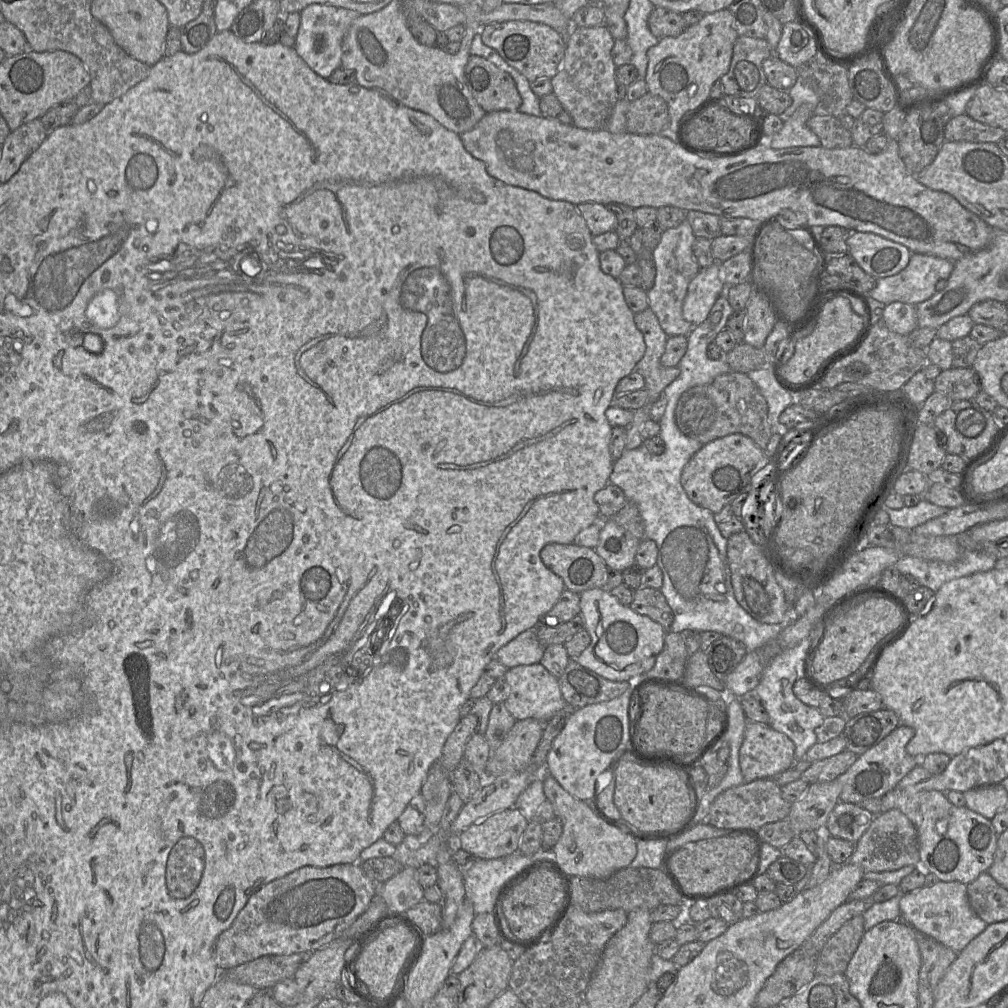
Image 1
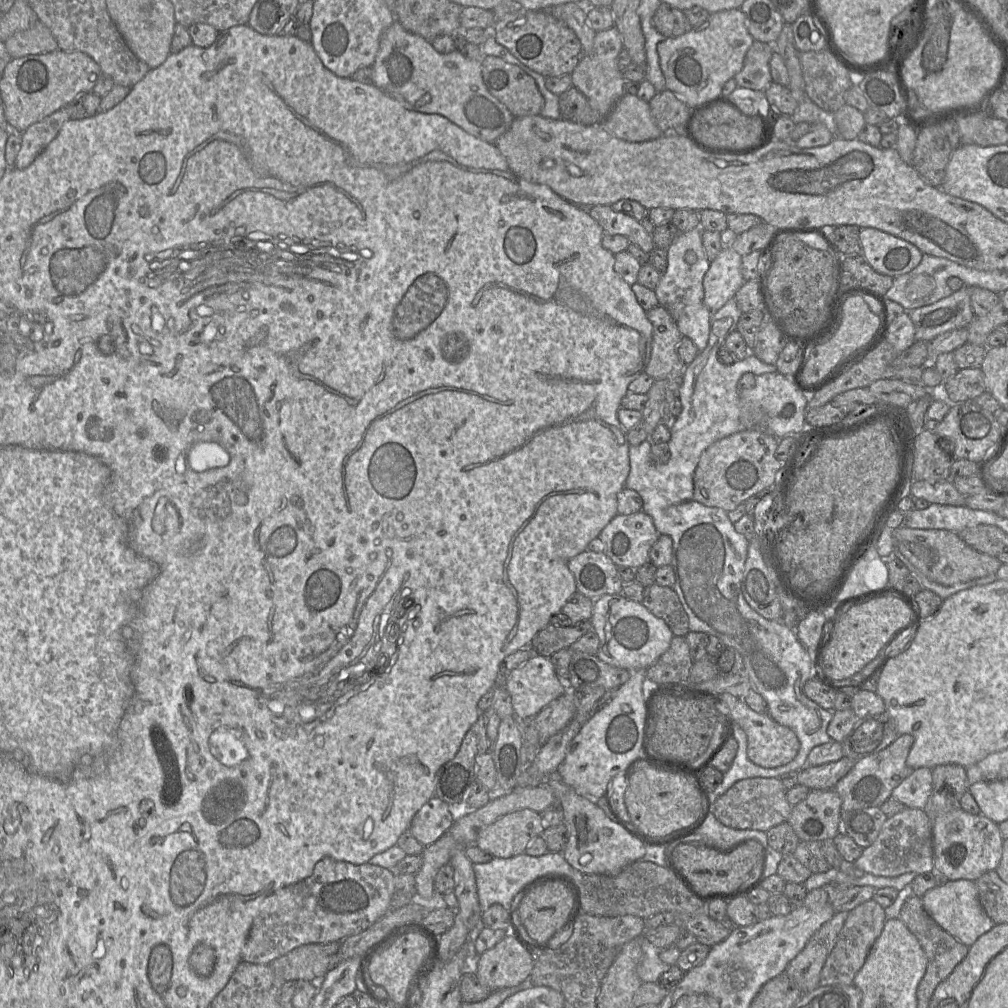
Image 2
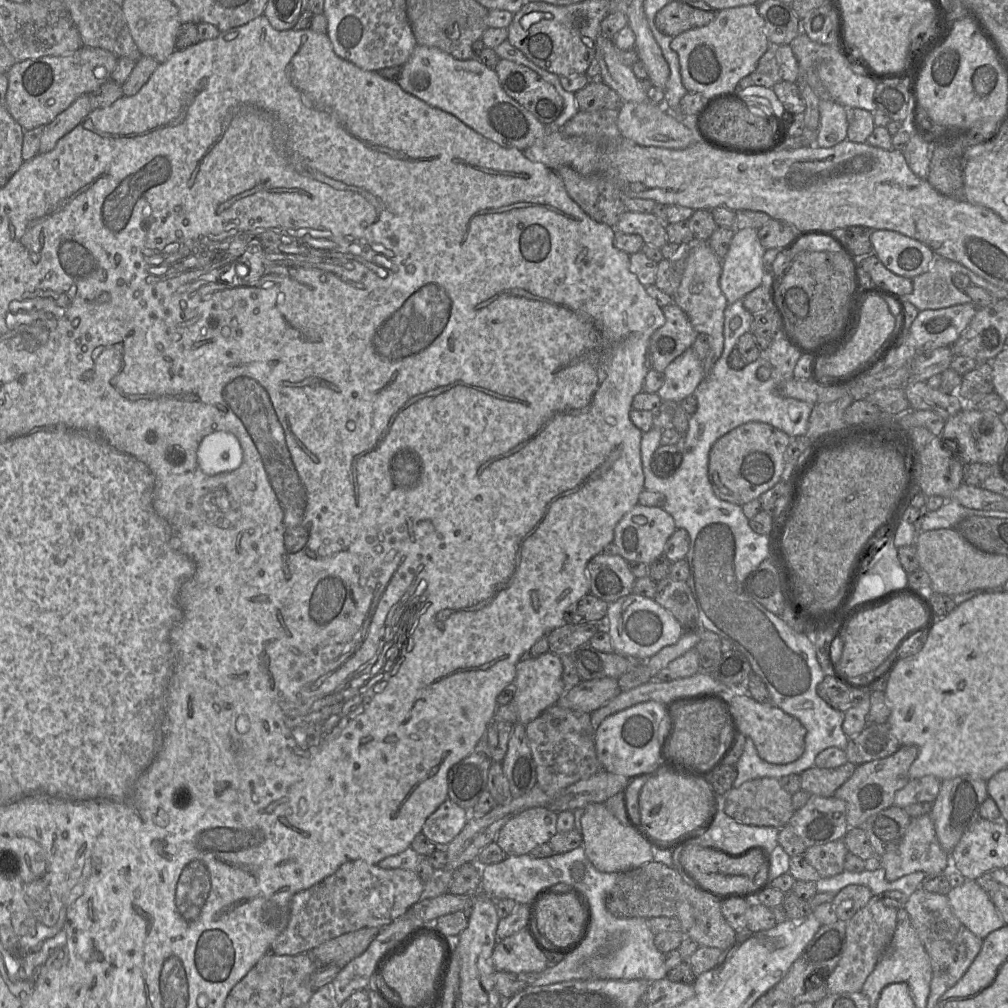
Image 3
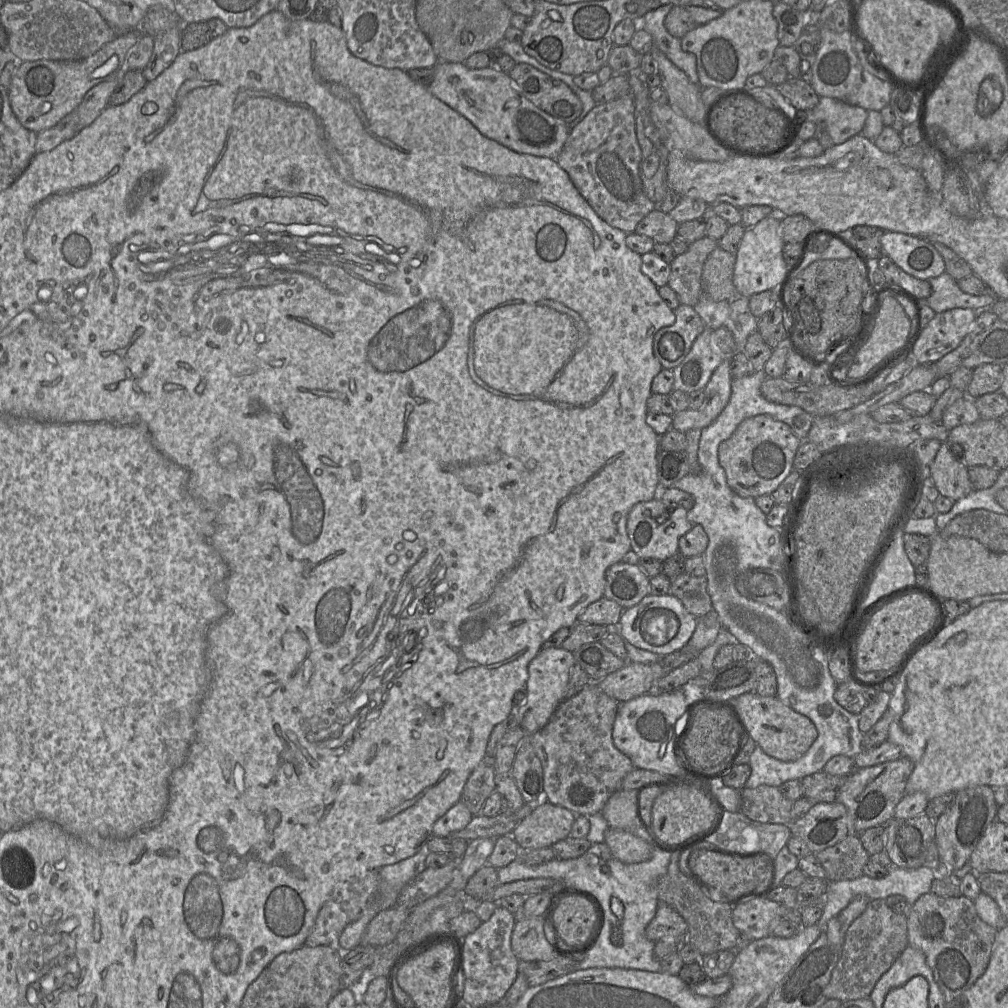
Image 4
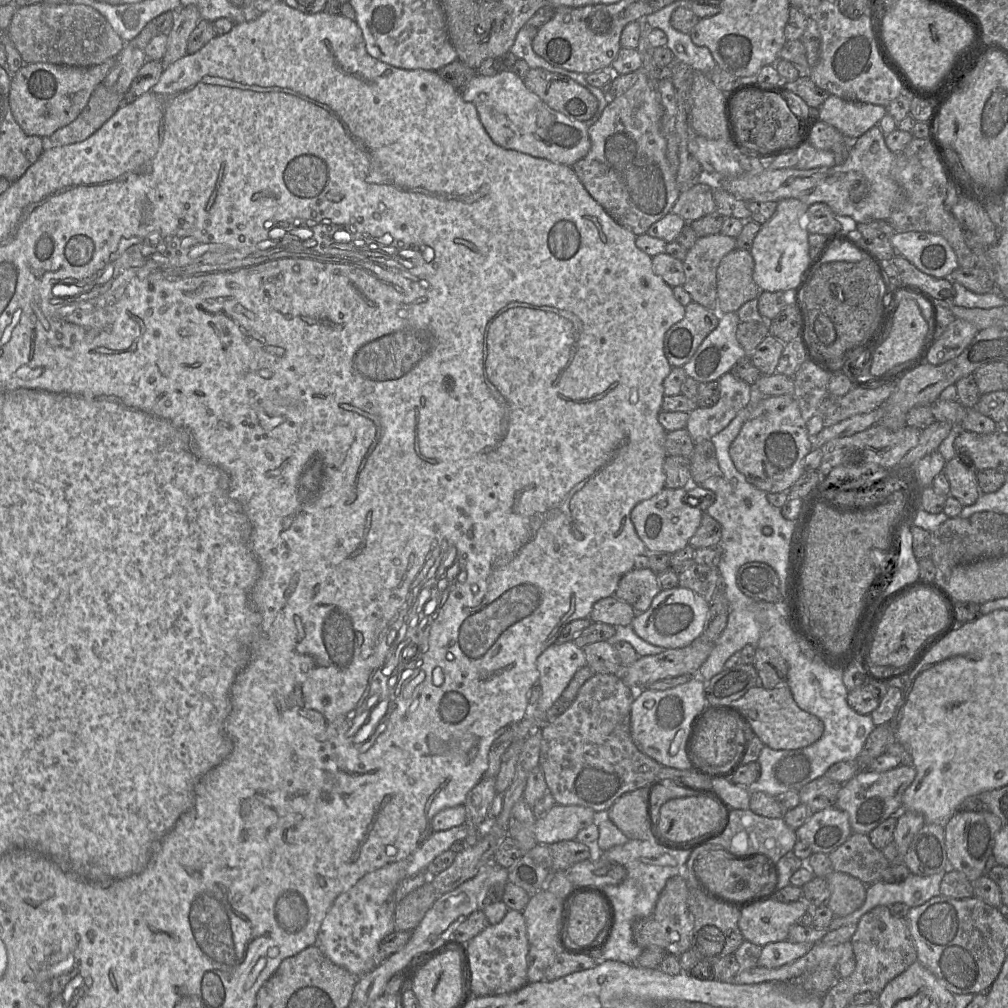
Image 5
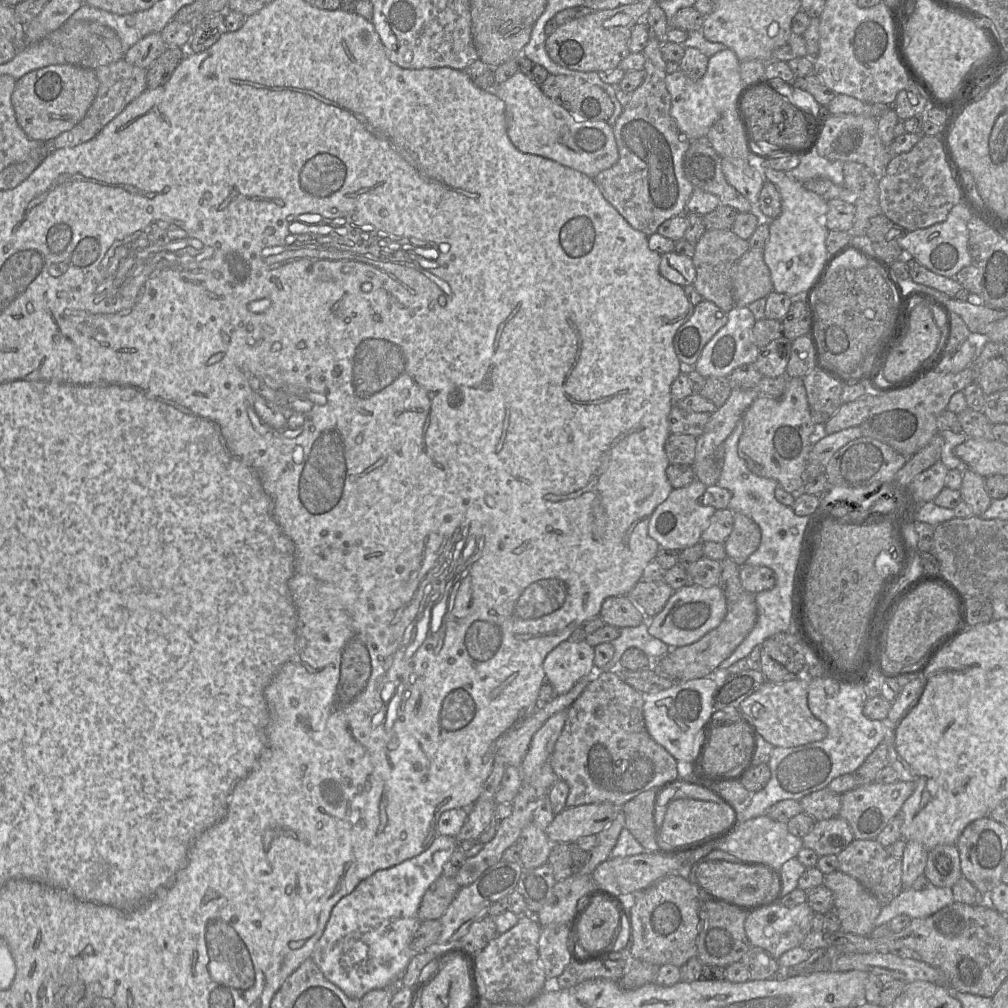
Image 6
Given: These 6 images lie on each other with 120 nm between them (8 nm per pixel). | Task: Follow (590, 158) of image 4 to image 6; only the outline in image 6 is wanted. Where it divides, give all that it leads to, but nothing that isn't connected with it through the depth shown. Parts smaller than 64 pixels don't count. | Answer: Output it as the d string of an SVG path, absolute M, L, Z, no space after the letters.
M649 37L642 52L645 63L643 83L631 93L630 100L612 124L618 148L618 161L610 168L593 177L604 198L636 230L650 236L666 220L685 212L686 203L694 191L694 186L684 173L684 154L690 146L690 140L684 137L670 115L671 98L665 85L666 61L660 51L660 42Z

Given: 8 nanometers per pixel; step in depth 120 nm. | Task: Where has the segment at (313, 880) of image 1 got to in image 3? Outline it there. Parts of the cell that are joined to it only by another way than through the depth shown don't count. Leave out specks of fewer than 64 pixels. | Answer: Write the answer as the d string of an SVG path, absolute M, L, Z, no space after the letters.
M362 860L348 861L321 882L293 896L289 922L268 953L298 955L349 932L387 926L418 902L423 891L424 882L414 871L383 869Z

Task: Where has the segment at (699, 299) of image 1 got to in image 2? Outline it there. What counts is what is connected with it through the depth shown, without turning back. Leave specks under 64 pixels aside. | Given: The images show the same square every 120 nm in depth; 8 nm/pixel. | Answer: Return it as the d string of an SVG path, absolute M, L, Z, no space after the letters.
M729 245L710 262L703 279L704 304L716 312L726 302L734 298L736 292L746 282L741 273L742 256Z

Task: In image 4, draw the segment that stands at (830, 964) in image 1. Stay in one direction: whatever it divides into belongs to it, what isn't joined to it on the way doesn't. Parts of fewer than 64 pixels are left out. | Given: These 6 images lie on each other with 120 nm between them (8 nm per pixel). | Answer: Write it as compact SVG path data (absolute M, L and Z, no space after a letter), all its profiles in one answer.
M885 899L871 900L845 931L839 960L825 988L825 998L842 1002L869 998L877 981L908 945L906 915L892 911Z

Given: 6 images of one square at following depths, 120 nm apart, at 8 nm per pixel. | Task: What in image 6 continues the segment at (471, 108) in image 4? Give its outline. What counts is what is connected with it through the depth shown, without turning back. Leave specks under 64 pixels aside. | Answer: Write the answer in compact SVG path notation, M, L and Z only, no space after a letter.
M518 71L503 83L486 89L505 102L507 134L513 145L524 153L551 159L593 178L612 167L619 158L609 121L582 120L548 98L540 86Z

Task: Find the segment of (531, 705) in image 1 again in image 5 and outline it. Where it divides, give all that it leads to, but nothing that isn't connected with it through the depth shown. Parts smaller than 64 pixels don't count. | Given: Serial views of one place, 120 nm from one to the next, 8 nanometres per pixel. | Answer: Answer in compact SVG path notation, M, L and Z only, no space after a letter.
M573 641L554 643L546 648L536 661L538 685L542 692L533 706L533 713L545 714L561 696L574 674L586 664L583 649Z

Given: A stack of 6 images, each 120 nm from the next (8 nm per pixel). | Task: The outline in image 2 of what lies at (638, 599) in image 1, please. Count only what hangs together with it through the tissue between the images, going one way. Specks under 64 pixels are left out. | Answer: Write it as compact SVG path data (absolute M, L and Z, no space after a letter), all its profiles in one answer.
M656 583L645 587L641 602L653 615L665 621L674 636L686 636L689 630L688 616L677 593Z

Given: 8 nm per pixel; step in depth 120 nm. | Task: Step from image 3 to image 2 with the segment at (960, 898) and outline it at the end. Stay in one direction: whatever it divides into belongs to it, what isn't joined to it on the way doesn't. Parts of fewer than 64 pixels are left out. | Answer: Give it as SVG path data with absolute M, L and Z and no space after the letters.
M950 880L927 891L921 898L925 911L933 920L968 947L995 925L980 904L975 881Z

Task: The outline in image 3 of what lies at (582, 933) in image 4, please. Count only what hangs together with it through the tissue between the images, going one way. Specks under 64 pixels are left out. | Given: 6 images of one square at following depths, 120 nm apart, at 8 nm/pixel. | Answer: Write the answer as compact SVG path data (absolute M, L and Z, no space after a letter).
M571 893L544 895L536 905L538 931L556 946L575 945L584 931L587 917L585 903Z

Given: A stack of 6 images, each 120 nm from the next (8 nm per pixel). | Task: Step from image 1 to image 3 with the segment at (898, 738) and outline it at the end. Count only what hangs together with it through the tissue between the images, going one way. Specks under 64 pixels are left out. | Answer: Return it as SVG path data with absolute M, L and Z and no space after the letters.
M901 746L886 758L857 765L852 776L833 795L846 804L849 828L861 828L869 817L893 805L896 793L910 781L909 769L917 755L916 746Z

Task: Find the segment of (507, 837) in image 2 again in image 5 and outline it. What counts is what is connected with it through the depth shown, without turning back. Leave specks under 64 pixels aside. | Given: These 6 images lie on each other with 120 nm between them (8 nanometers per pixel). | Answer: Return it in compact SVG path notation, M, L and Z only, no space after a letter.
M555 804L549 812L535 822L534 834L538 844L552 845L557 842L573 840L577 833L591 824L598 824L599 814L591 808L577 805Z

